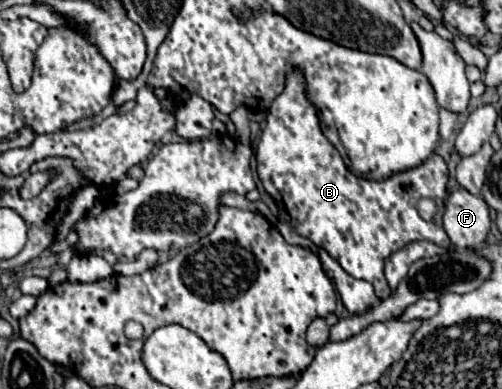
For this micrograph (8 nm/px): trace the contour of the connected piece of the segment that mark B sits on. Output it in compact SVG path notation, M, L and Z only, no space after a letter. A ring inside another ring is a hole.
M300 70L288 74L284 92L268 108L256 160L258 176L264 190L278 204L280 218L300 236L310 238L318 248L336 258L350 276L368 280L376 288L378 298L388 298L392 292L384 278L384 260L390 254L416 240L430 240L444 248L450 246L450 238L442 228L448 182L448 168L442 156L432 154L416 168L384 180L368 180L366 198L360 186L362 180L348 170L338 150L322 134L316 110L306 98L306 82ZM420 198L432 198L438 206L430 222L422 220L416 210Z

